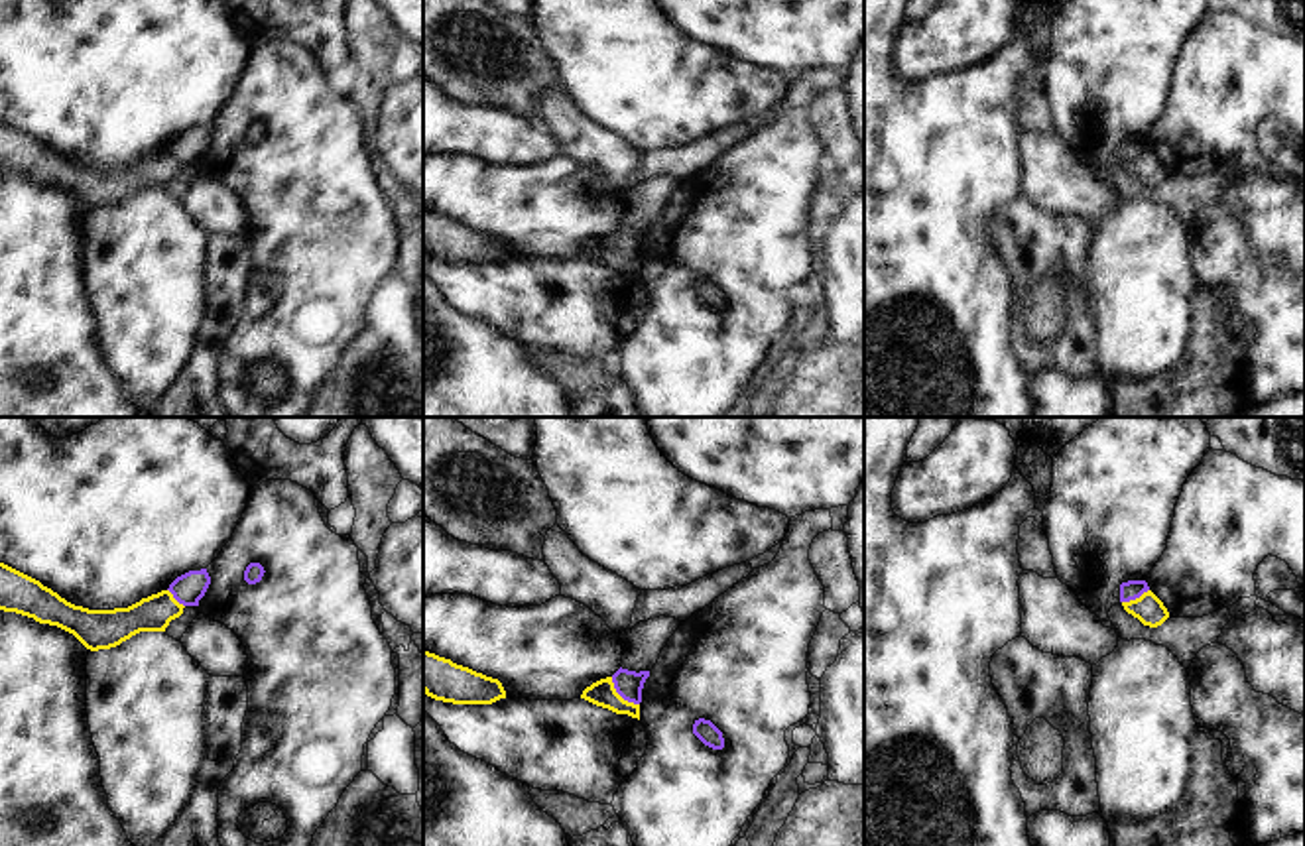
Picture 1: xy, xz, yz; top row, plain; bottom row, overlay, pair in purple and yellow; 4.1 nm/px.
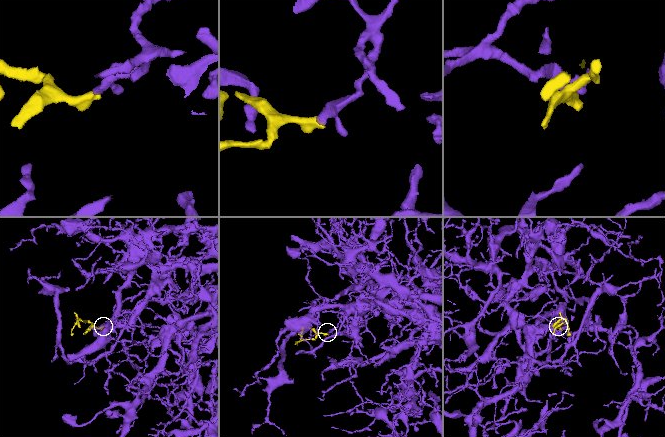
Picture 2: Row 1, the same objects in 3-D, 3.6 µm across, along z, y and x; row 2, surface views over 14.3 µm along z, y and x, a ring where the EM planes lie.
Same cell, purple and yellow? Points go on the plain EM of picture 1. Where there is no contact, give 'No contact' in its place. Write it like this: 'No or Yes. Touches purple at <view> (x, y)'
No. Touches purple at xz (621, 254)

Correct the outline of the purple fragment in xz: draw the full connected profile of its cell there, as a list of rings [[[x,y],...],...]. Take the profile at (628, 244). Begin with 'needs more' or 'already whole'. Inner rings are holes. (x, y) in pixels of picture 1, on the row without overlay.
already whole | [[[620,226],[612,234],[612,242],[614,242],[616,252],[624,260],[640,264],[642,262],[642,248],[644,248],[644,242],[648,236],[650,236],[650,230],[636,232],[636,230],[628,230],[628,228]]]

